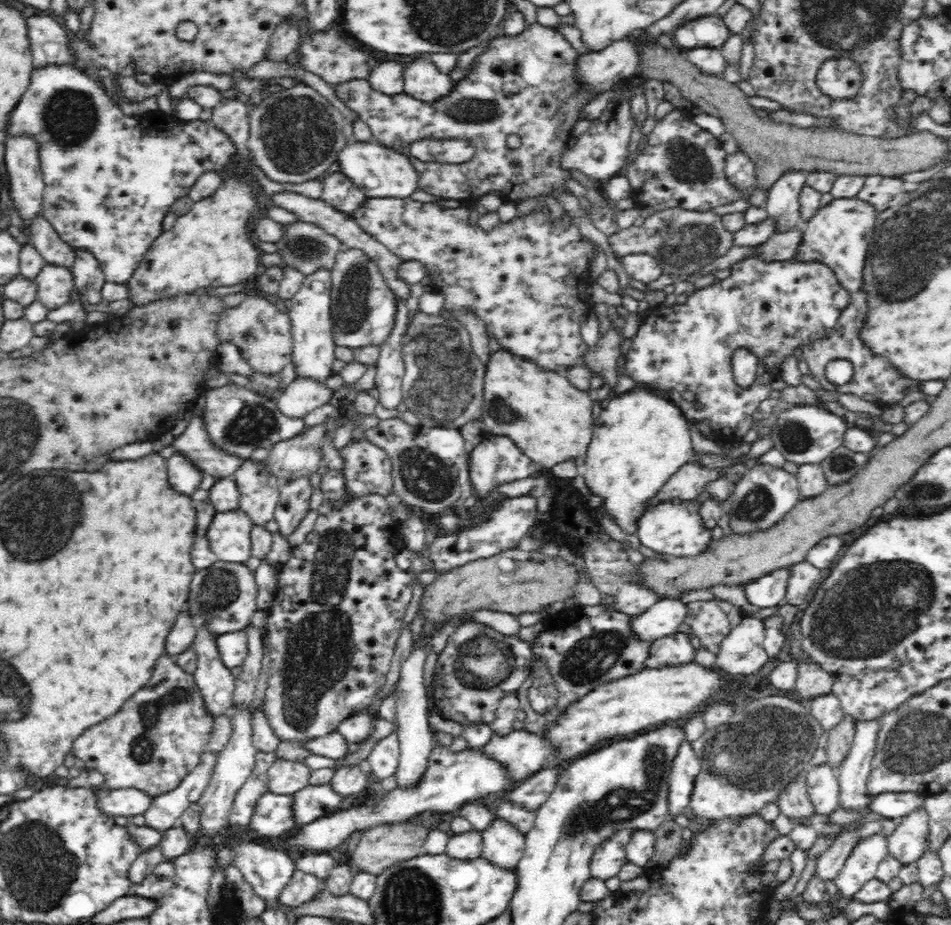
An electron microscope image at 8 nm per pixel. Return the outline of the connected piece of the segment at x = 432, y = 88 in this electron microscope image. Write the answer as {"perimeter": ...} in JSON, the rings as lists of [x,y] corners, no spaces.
{"perimeter":[[[420,56],[400,62],[400,70],[403,92],[420,100],[437,100],[453,84],[448,74],[439,72],[430,59]]]}

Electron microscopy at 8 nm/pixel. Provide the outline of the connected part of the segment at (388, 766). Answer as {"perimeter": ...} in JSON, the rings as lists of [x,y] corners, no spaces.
{"perimeter":[[[394,729],[386,738],[379,740],[372,748],[367,759],[371,765],[371,772],[378,778],[394,776],[399,763],[398,729]]]}

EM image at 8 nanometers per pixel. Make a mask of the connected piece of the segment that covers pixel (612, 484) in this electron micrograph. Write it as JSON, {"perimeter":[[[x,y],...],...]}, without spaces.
{"perimeter":[[[647,387],[633,388],[620,396],[612,395],[593,423],[592,436],[585,452],[583,477],[590,490],[589,501],[594,507],[602,507],[602,512],[614,520],[624,534],[637,534],[639,520],[650,508],[651,500],[688,460],[694,460],[694,452],[685,415],[666,394]]]}

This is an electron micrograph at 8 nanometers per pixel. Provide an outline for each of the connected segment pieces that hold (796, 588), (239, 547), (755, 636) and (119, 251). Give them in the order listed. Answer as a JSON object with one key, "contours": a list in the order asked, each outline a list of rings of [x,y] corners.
{"contours":[[[[804,560],[786,568],[788,581],[786,586],[786,601],[794,605],[802,605],[812,586],[822,576],[821,570]]],[[[239,506],[215,509],[209,521],[205,538],[217,560],[244,562],[251,556],[251,516]]],[[[744,616],[720,642],[715,664],[730,675],[756,673],[769,658],[763,645],[764,638],[761,620]]],[[[46,64],[32,69],[32,76],[30,76],[30,84],[26,88],[26,92],[22,94],[22,98],[18,100],[18,104],[14,106],[14,110],[8,114],[8,124],[4,128],[6,136],[28,136],[34,144],[37,145],[37,158],[40,161],[40,170],[43,172],[44,183],[44,202],[43,218],[48,219],[52,226],[58,231],[60,238],[63,238],[72,247],[82,247],[94,252],[96,258],[99,260],[100,266],[103,268],[105,280],[108,282],[117,282],[126,284],[127,280],[133,276],[133,272],[139,267],[139,262],[143,259],[144,252],[148,250],[148,246],[152,244],[157,236],[160,236],[162,230],[162,218],[170,212],[170,208],[175,201],[182,196],[188,194],[188,190],[194,184],[194,180],[208,168],[224,168],[224,164],[228,164],[228,160],[232,160],[232,152],[237,149],[233,143],[228,139],[224,132],[219,131],[209,121],[195,121],[178,122],[172,118],[172,124],[168,122],[170,116],[158,120],[156,128],[162,128],[162,132],[168,132],[170,128],[170,136],[166,134],[156,134],[156,144],[154,144],[154,136],[152,136],[152,126],[150,120],[141,118],[132,118],[119,109],[117,100],[108,94],[104,89],[100,80],[92,80],[85,72],[74,68],[71,64]]]]}

